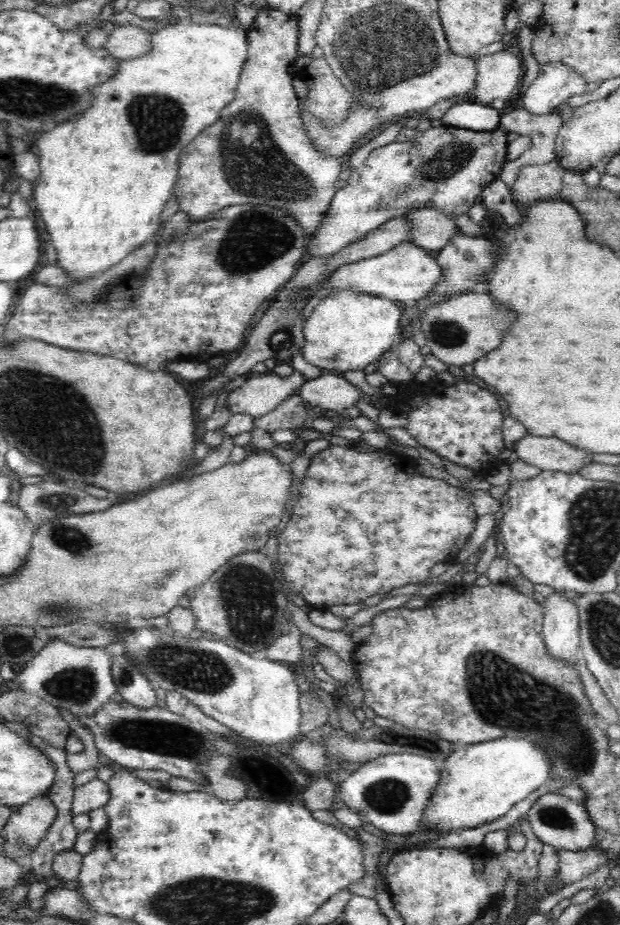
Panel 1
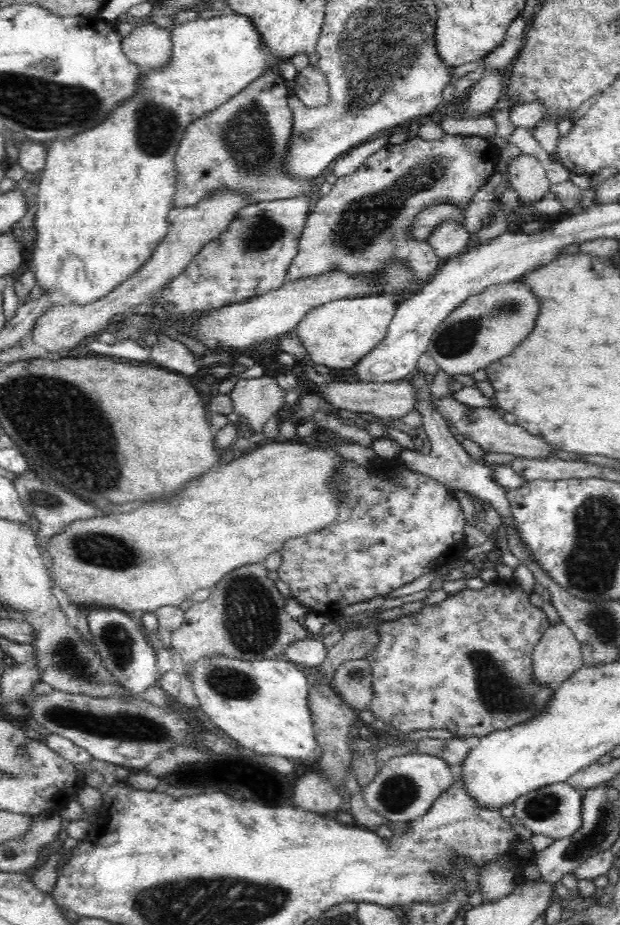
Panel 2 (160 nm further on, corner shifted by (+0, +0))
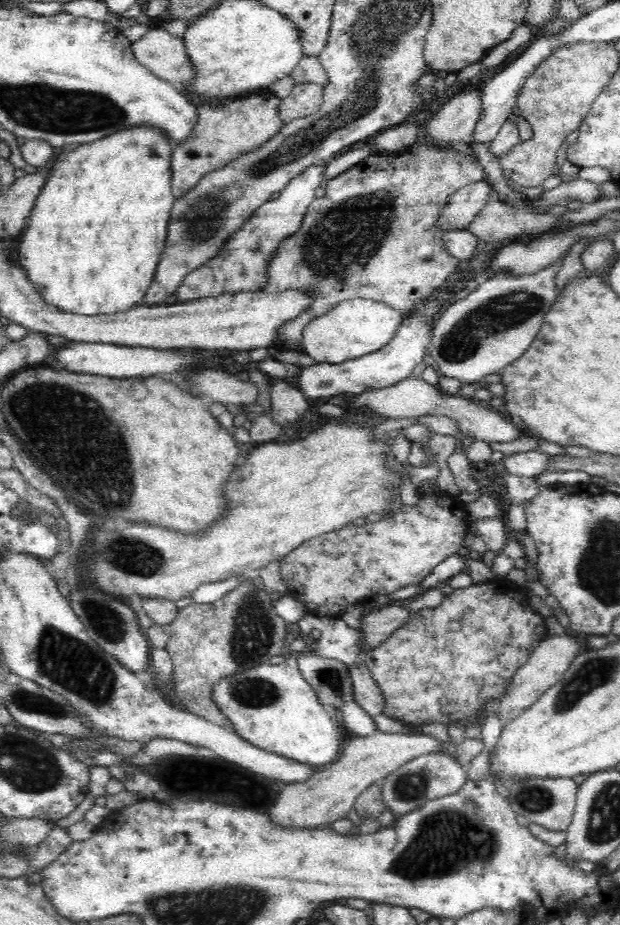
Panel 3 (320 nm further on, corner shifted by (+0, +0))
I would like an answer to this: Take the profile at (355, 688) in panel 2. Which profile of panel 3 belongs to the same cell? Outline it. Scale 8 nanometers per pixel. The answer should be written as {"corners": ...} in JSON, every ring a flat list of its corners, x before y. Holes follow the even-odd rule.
{"corners":[[363,663,348,666,352,677,352,689,354,699,368,712,371,717,384,712,384,699,376,679,372,676,369,668]]}

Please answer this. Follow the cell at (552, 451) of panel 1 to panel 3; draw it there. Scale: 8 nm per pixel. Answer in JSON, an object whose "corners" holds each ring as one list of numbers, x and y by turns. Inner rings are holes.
{"corners":[[410,376,384,388,374,388,358,394,348,394,345,398,356,406,364,406,366,413,376,413,390,418,416,418,421,415,446,415,454,418,459,424,459,431,455,434,457,440,460,440,460,432,465,436,475,438,475,441,482,440,490,443,491,441,510,442,518,438,518,427,510,419,495,411,489,405,462,396,442,395,441,389,437,385,432,385,424,379,416,376]]}

